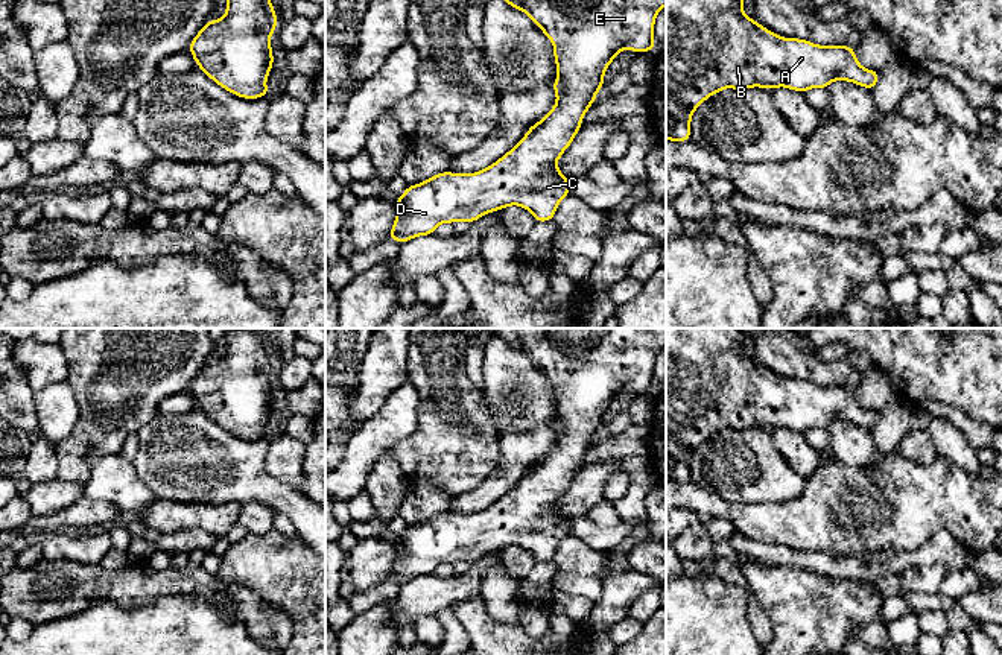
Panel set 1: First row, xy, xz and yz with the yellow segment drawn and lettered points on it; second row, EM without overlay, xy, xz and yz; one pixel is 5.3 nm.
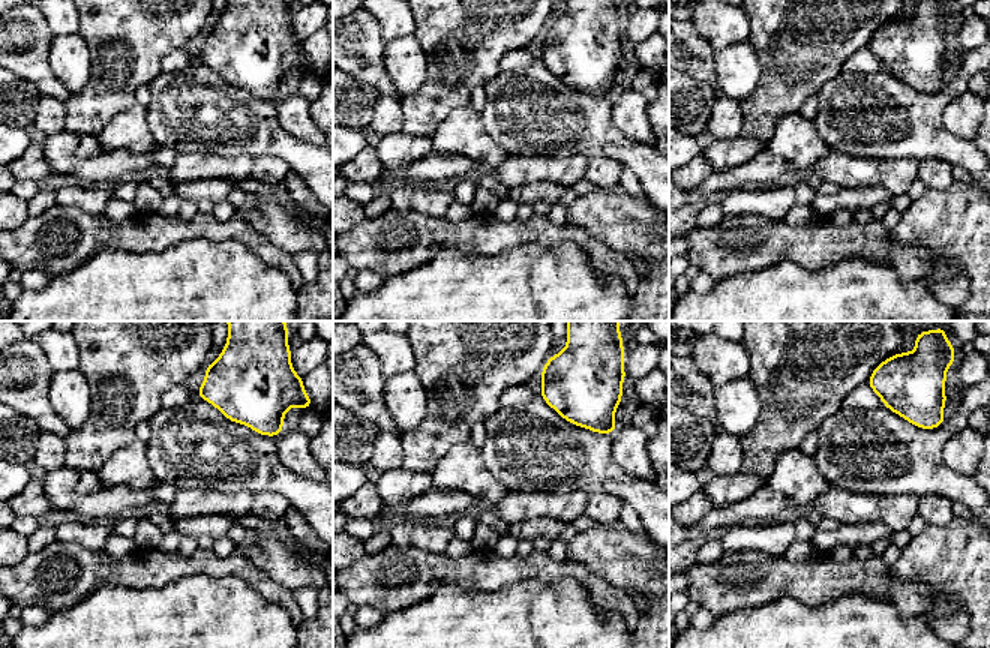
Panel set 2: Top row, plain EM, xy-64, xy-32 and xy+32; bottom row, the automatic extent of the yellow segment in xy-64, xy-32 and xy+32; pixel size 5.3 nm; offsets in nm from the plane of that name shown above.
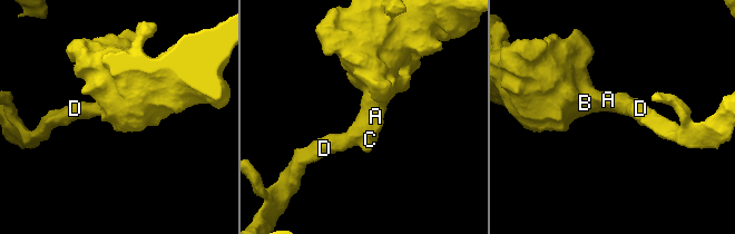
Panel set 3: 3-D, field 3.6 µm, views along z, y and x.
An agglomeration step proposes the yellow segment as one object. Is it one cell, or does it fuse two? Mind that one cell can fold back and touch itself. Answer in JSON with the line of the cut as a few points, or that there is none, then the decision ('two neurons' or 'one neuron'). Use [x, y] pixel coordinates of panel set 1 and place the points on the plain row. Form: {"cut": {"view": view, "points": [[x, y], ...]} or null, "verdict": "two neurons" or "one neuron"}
{"cut": null, "verdict": "one neuron"}

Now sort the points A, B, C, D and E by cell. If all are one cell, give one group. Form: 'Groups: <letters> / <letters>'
Groups: A B C D E

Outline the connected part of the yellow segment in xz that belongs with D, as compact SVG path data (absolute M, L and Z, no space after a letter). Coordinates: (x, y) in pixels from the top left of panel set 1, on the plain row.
M496 328L494 334L523 351L550 378L558 410L552 429L555 447L494 505L476 514L442 512L421 524L407 526L395 543L395 562L388 579L401 585L414 577L430 576L444 562L473 564L487 553L509 546L526 549L537 562L552 561L558 544L570 533L570 521L556 502L581 470L596 433L604 427L607 407L619 392L655 389L652 378L658 351L666 346L666 328Z

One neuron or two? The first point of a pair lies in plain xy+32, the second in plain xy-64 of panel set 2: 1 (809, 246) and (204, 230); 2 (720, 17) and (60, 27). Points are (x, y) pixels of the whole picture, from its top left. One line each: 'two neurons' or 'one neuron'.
1: one neuron
2: one neuron

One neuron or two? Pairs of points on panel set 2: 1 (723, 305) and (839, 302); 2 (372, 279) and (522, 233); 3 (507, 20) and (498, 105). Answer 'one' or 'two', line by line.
1: one
2: two
3: two

